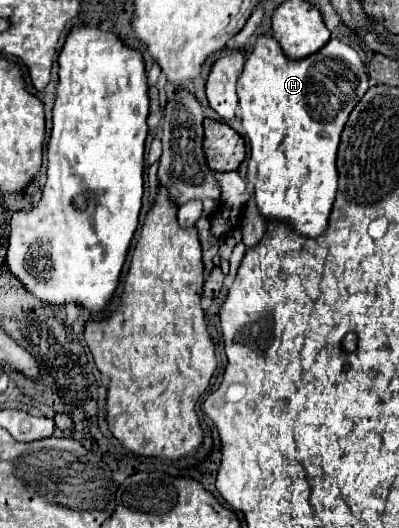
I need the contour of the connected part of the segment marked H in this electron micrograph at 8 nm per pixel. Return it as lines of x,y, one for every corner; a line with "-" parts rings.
271,35
257,37
239,77
237,95
243,129
251,145
247,179
255,185
255,201
261,215
289,223
305,237
317,237
325,231
337,191
335,157
339,135
351,109
359,103
367,89
369,75
359,53
335,37
331,37
329,43
317,53
307,55
307,59
289,59

